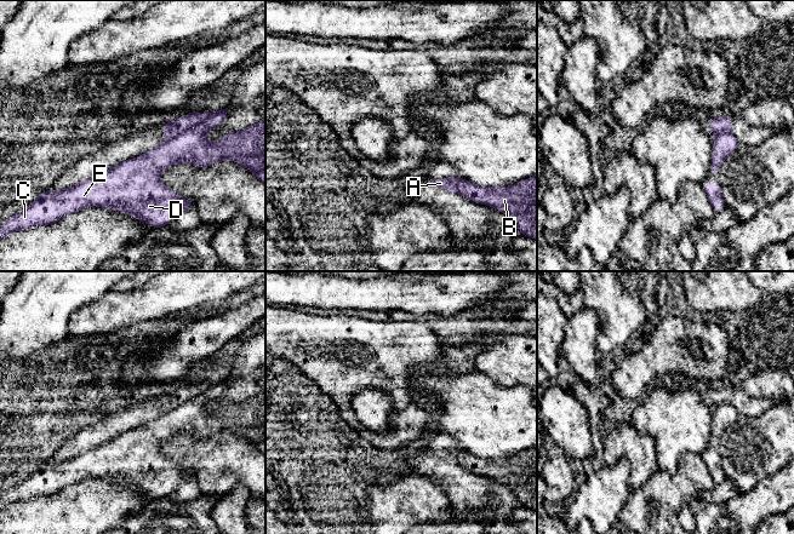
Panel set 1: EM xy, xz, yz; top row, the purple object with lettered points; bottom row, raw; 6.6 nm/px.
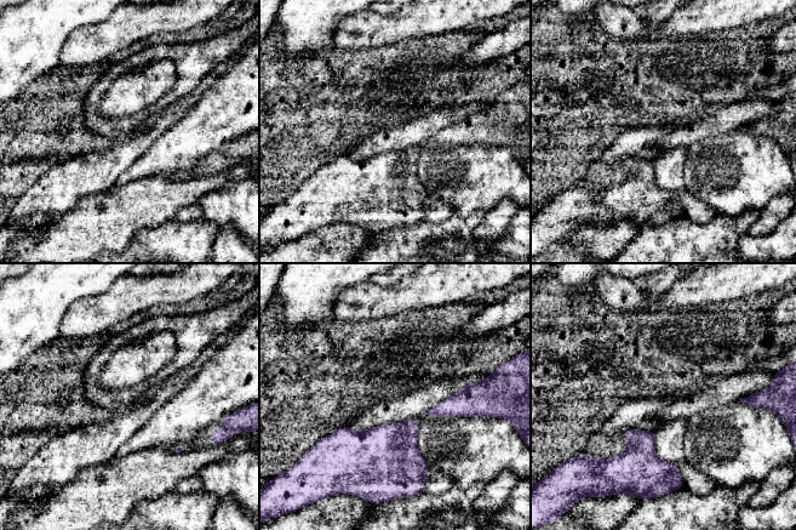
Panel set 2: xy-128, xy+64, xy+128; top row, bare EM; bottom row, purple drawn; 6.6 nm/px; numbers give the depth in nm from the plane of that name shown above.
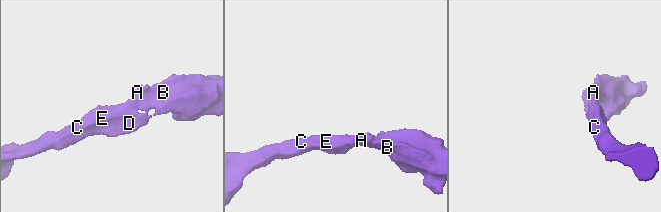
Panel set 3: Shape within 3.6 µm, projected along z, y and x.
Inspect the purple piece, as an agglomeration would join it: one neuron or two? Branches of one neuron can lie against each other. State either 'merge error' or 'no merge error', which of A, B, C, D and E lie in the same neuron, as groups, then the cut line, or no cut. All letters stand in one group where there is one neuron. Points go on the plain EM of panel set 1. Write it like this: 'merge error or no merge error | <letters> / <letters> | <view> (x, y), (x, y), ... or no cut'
merge error | A / B C D E | xy (201, 386), (188, 400), (166, 412)

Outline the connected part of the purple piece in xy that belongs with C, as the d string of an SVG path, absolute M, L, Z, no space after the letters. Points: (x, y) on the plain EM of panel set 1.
M228 379L206 384L189 401L165 412L148 424L126 431L110 441L78 453L58 464L44 460L24 481L0 498L0 510L15 503L58 494L87 478L121 482L155 499L166 498L194 473L168 461L160 446L178 433L209 438L219 431L232 431L265 454L265 390L240 402L227 404L210 414L206 403L223 396Z

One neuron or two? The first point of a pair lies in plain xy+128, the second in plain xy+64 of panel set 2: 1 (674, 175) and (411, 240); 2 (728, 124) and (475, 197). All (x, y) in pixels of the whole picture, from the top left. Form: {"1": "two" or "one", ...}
{"1": "two", "2": "two"}

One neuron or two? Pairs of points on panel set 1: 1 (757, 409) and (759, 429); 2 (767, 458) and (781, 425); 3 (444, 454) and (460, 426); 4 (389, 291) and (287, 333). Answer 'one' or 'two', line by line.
1: two
2: one
3: two
4: two

